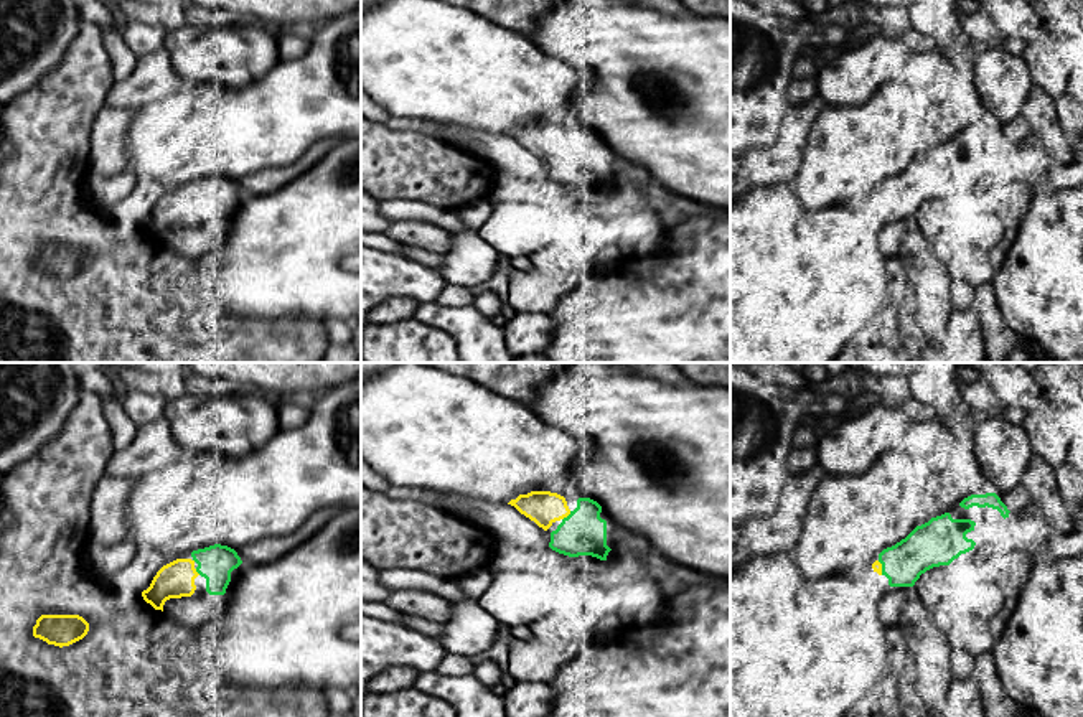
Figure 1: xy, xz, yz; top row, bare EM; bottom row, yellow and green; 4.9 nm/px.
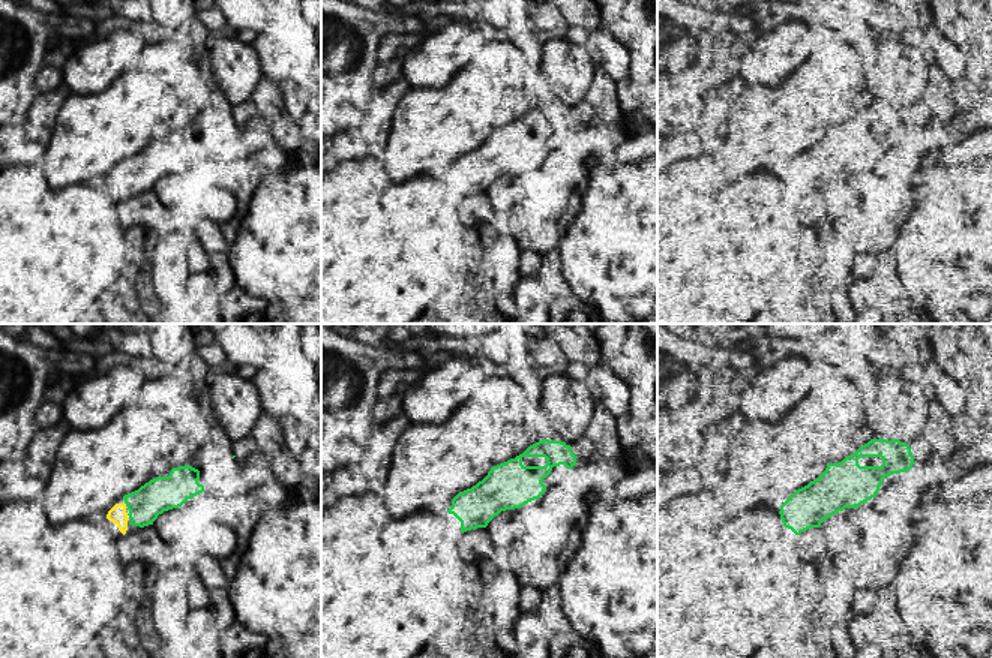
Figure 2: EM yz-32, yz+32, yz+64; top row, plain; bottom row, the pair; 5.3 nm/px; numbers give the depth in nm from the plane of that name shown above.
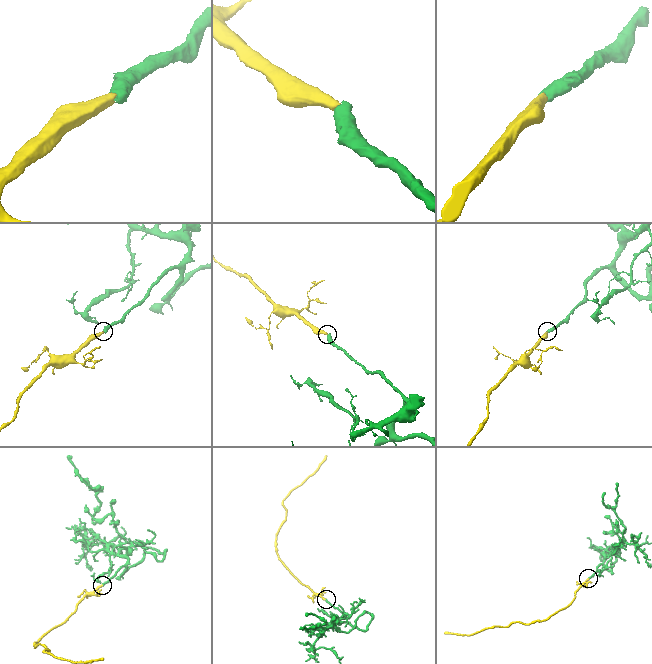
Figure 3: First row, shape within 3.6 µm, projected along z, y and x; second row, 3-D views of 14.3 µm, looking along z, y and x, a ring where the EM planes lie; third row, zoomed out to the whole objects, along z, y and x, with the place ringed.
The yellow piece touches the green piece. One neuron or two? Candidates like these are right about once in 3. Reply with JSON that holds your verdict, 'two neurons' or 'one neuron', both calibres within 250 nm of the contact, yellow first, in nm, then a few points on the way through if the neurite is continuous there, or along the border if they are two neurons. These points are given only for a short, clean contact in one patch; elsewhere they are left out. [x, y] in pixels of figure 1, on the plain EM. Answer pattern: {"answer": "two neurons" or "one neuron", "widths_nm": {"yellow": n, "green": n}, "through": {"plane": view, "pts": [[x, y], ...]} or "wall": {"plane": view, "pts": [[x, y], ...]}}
{"answer": "one neuron", "widths_nm": {"yellow": 160, "green": 220}}

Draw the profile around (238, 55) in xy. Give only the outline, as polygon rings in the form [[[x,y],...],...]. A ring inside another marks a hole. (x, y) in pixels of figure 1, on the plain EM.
[[[262,23],[211,28],[176,51],[170,63],[188,84],[219,82],[239,89],[279,63],[277,36],[275,28]]]

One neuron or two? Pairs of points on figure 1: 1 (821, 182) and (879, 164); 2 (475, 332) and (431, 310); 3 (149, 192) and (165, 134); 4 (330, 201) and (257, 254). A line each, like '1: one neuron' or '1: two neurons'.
1: one neuron
2: one neuron
3: two neurons
4: one neuron

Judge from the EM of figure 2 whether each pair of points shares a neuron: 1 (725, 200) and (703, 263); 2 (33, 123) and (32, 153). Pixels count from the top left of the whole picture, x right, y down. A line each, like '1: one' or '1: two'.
1: one
2: one

